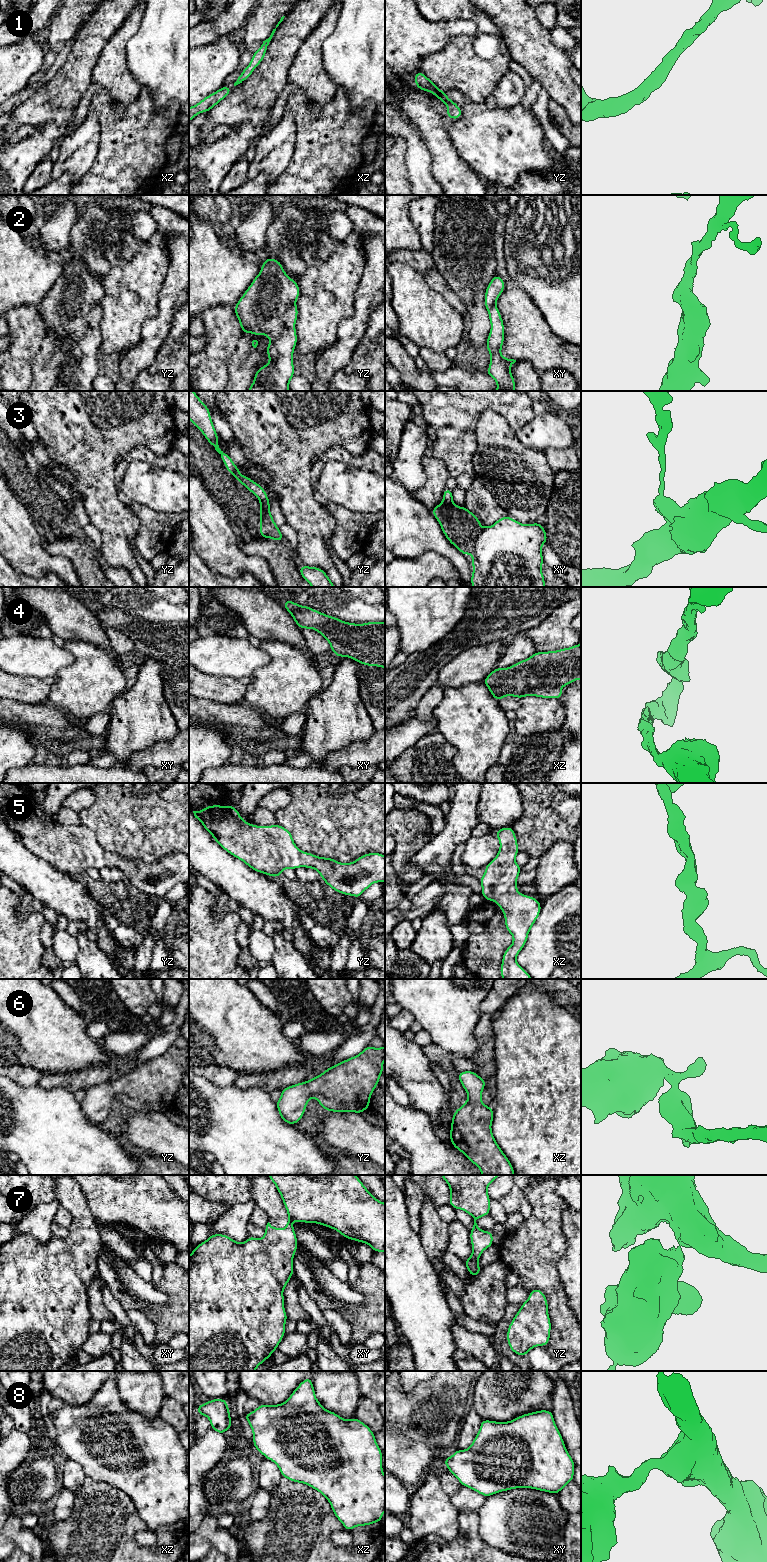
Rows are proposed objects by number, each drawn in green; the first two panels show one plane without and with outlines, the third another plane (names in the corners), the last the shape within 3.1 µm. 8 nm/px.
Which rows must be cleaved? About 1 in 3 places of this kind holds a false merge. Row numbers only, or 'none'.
3, 7

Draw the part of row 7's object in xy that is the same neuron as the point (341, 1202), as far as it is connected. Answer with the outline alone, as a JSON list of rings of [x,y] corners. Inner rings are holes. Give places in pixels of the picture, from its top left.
[[[356,1175],[268,1176],[293,1221],[326,1226],[344,1238],[367,1243],[374,1252],[385,1252],[385,1203],[375,1198]]]

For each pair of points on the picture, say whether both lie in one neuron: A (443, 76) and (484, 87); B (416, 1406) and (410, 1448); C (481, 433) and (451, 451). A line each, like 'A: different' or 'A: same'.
A: same
B: different
C: different

